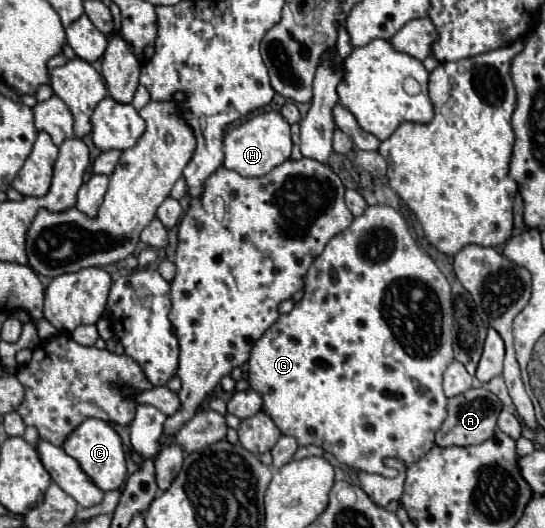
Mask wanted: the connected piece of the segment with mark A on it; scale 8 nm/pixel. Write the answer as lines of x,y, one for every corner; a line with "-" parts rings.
468,389
466,393
448,399
448,417
436,433
436,445
468,447
468,445
484,443
496,431
496,417
500,409
502,409
502,403
498,401
498,397
486,389

